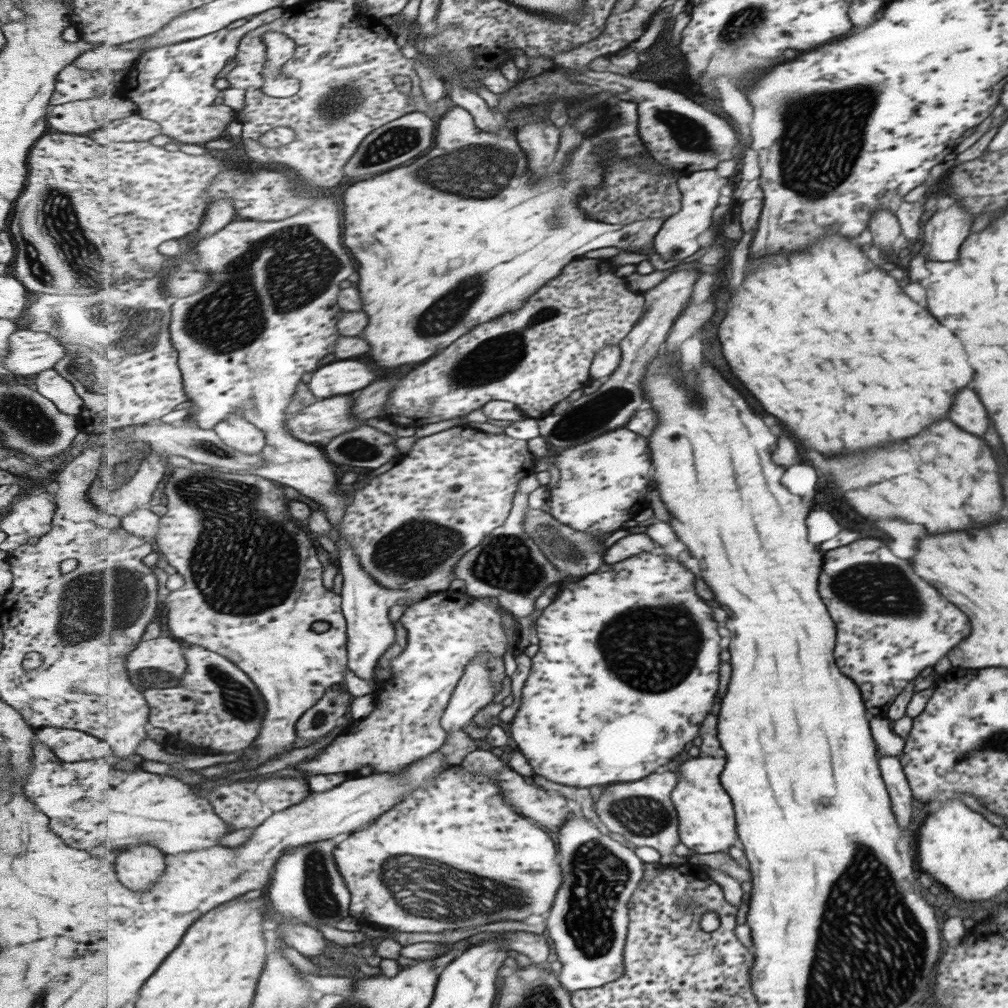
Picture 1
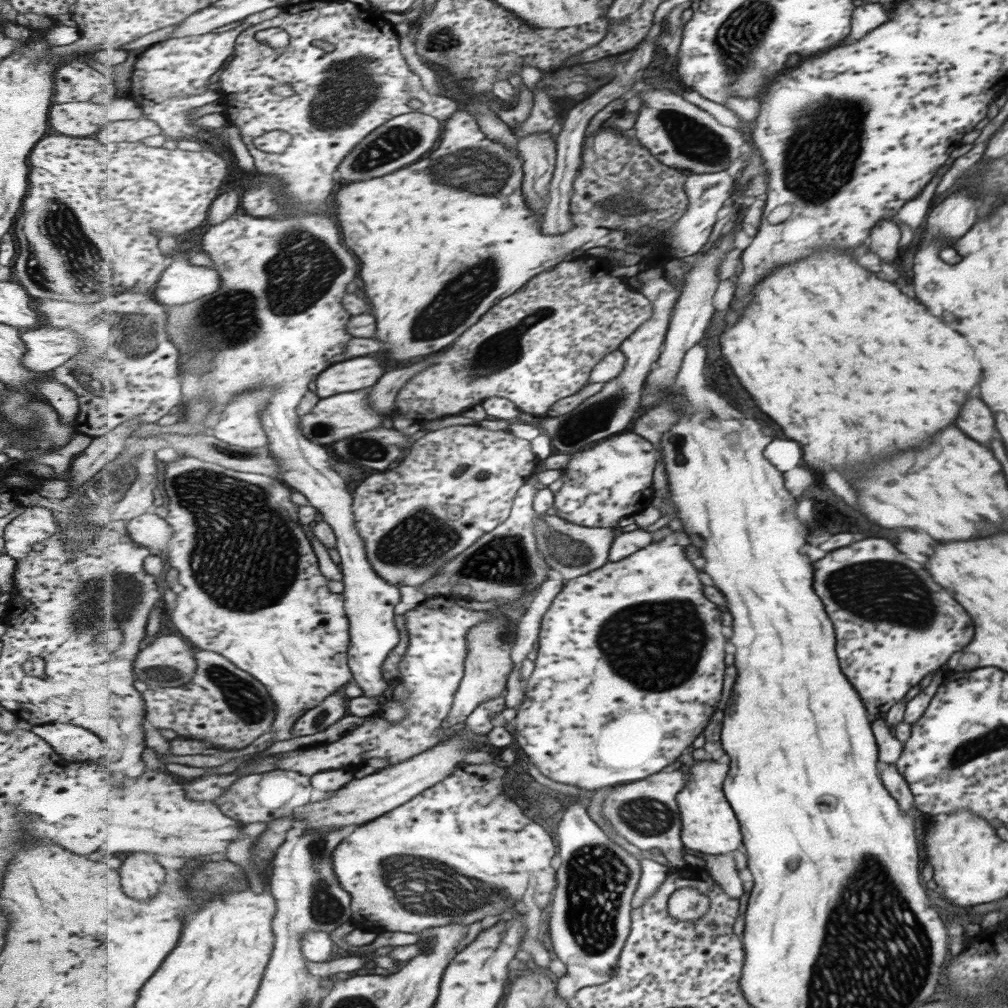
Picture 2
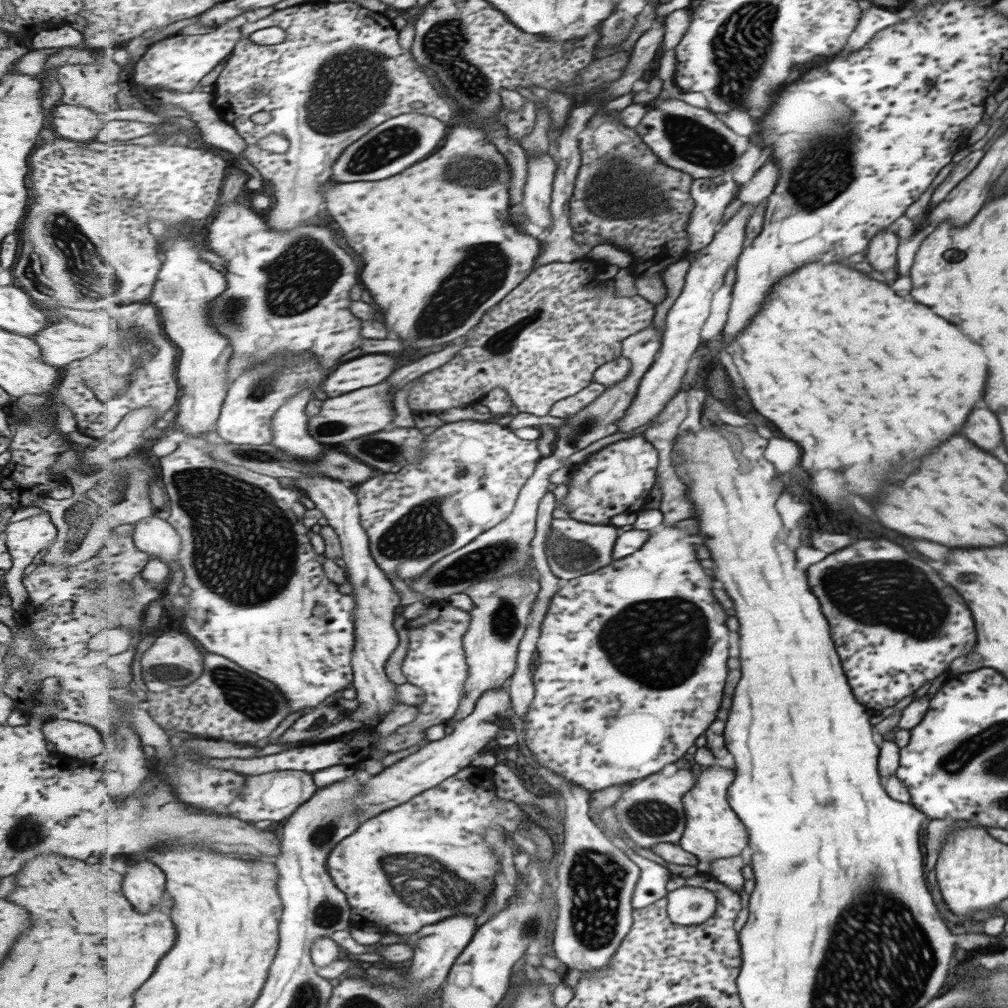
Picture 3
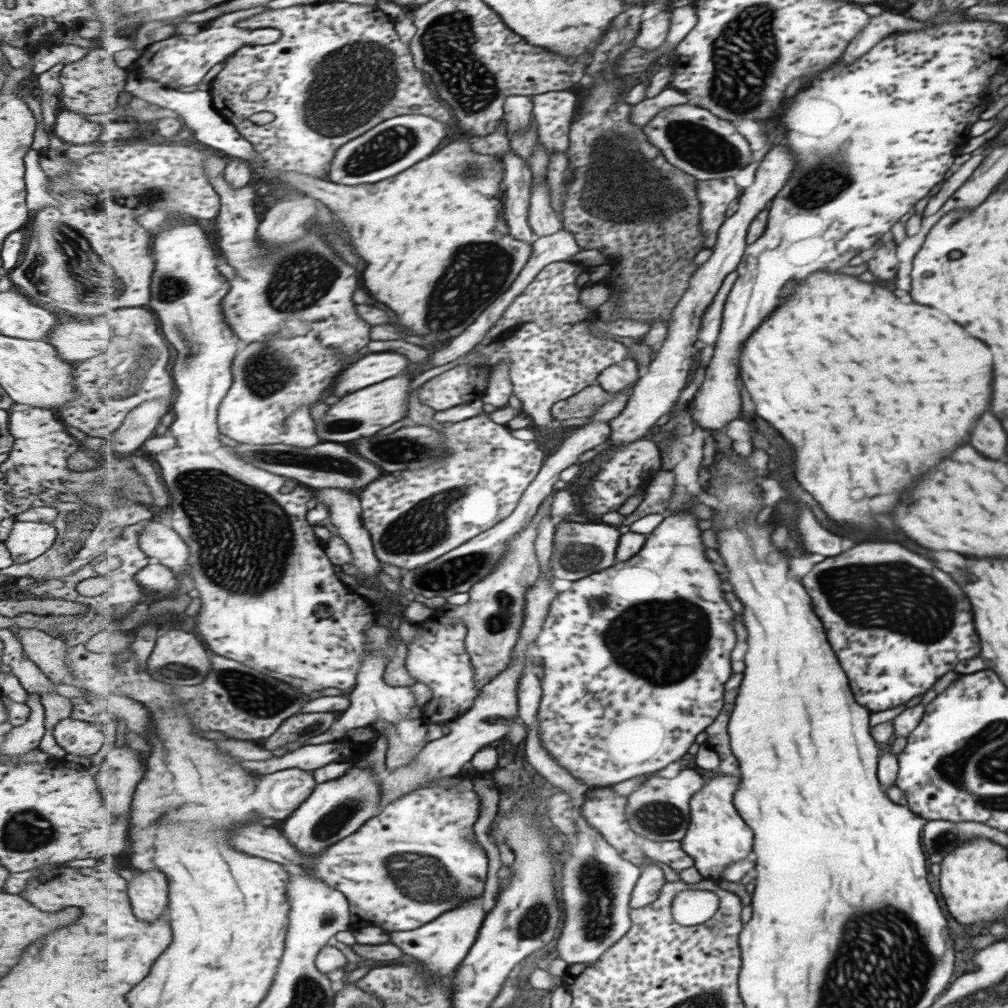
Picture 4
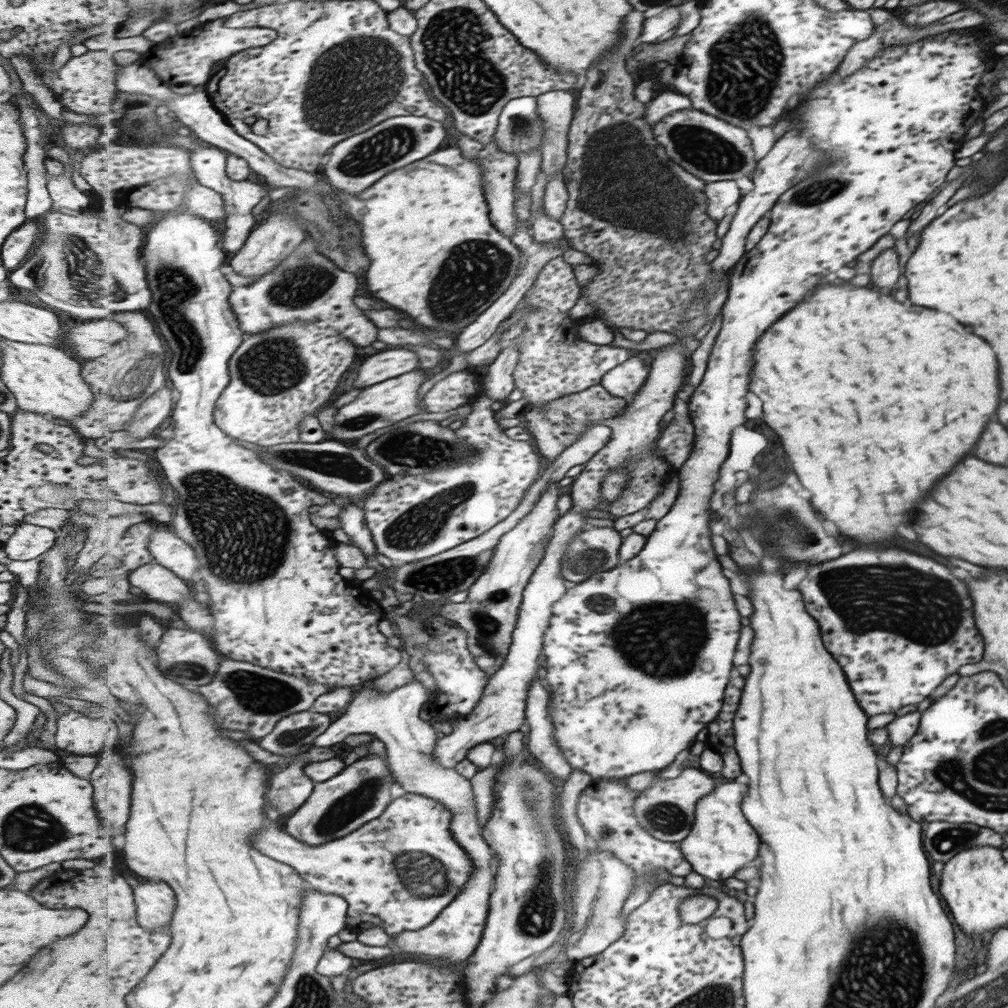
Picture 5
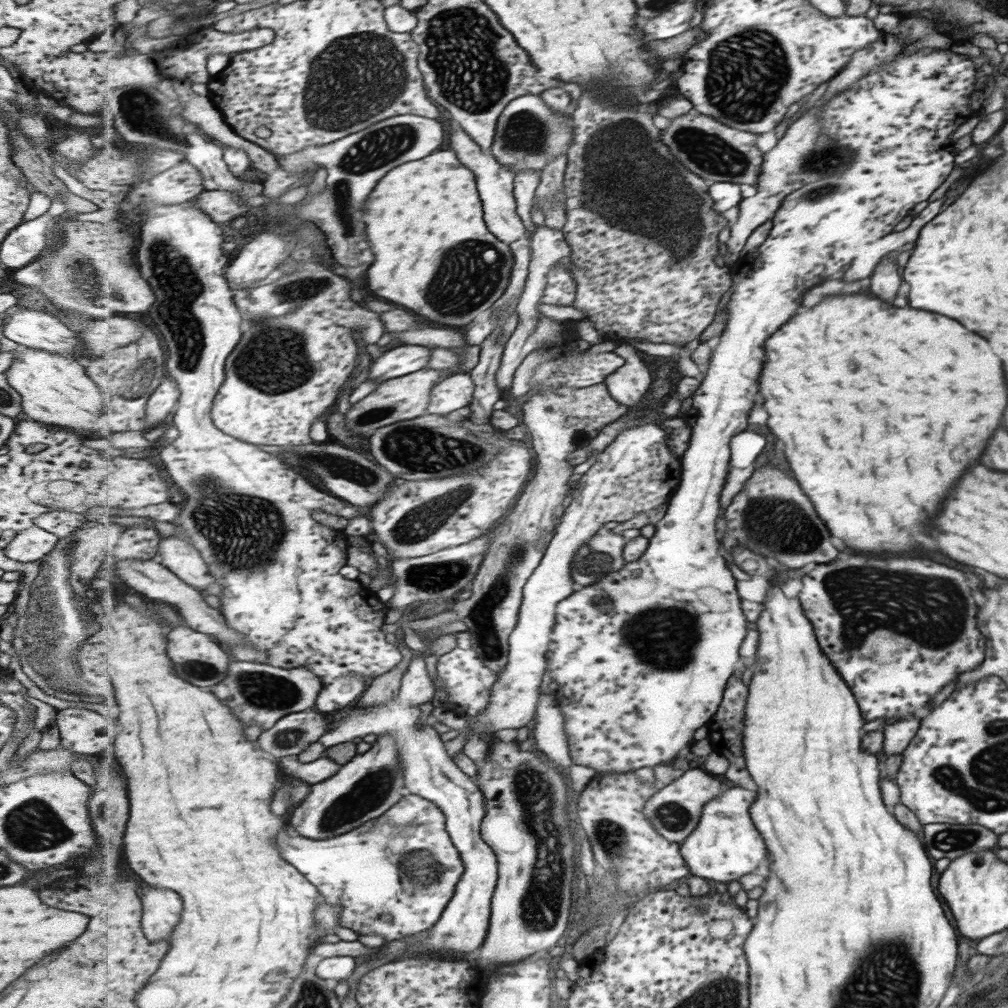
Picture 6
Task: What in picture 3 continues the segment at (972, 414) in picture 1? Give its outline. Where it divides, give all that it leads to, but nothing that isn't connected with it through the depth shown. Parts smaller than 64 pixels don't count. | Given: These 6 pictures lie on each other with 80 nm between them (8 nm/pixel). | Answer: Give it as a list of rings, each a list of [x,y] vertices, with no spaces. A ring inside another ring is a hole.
[[[977,408],[975,416],[971,416],[971,424],[967,424],[967,432],[963,432],[967,440],[975,440],[979,448],[985,452],[995,450],[1001,444],[1001,430],[997,418],[987,408]]]

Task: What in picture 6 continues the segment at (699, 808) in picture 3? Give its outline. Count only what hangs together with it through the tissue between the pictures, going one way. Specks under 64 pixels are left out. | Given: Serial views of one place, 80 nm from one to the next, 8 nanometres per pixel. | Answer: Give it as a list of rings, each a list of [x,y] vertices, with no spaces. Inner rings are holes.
[[[738,784],[738,786],[727,789],[721,796],[706,804],[698,827],[682,842],[683,858],[690,865],[691,875],[699,876],[704,880],[729,884],[733,880],[740,881],[742,876],[756,871],[763,861],[769,859],[766,840],[751,816],[752,806],[758,796],[757,788],[752,785]]]

